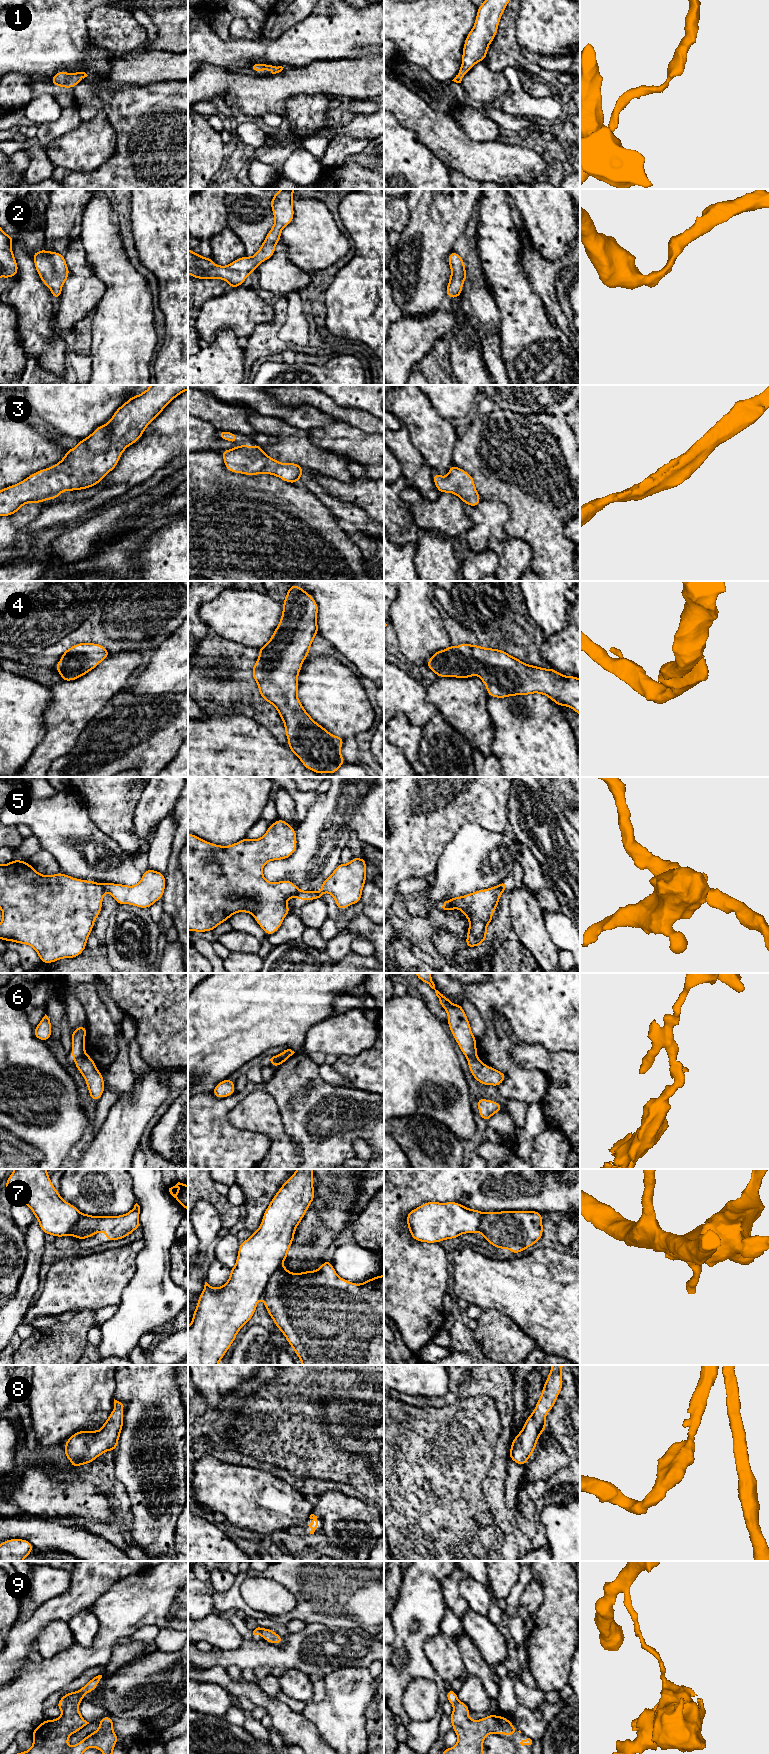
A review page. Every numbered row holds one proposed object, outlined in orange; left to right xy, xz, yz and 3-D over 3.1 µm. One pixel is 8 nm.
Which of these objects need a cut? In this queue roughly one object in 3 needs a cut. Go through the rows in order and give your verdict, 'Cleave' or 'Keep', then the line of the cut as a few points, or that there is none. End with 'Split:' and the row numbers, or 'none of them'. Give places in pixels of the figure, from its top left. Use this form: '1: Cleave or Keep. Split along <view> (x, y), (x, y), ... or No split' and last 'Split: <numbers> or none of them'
1: Keep. No split
2: Keep. No split
3: Keep. No split
4: Keep. No split
5: Cleave. Split along xy (100, 884), (105, 890)
6: Cleave. Split along xy (84, 1053), (75, 1061)
7: Cleave. Split along xz (281, 1265), (270, 1277), (262, 1294)
8: Keep. No split
9: Cleave. Split along xy (78, 1703), (68, 1702), (62, 1710)
Split: 5, 6, 7, 9

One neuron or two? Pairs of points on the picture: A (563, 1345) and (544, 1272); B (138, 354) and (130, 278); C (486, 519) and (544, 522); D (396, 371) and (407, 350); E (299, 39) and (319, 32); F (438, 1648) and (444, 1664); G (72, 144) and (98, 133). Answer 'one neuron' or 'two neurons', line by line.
A: one neuron
B: one neuron
C: two neurons
D: one neuron
E: one neuron
F: one neuron
G: one neuron

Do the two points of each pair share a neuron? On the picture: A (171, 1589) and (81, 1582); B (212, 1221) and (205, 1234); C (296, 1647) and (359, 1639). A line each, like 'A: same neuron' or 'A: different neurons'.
A: different neurons
B: same neuron
C: same neuron

